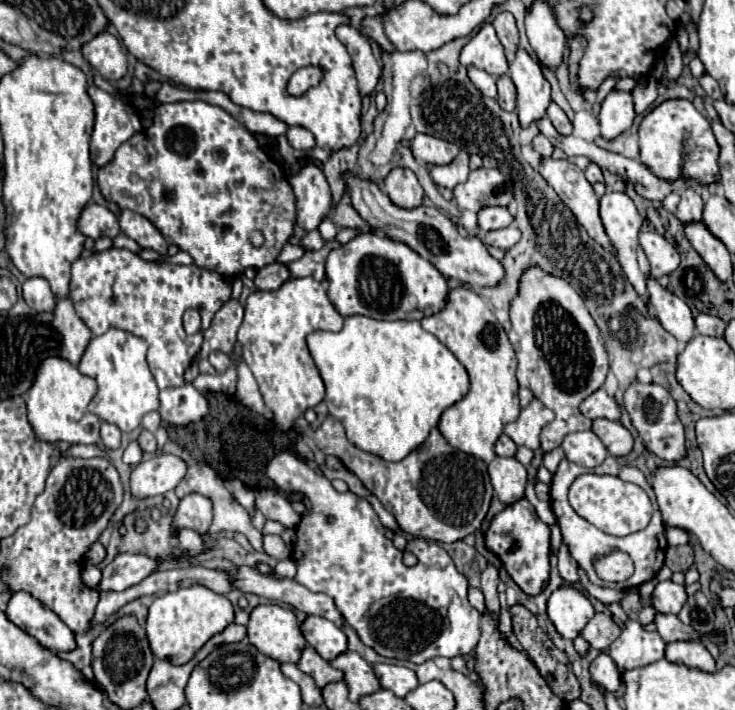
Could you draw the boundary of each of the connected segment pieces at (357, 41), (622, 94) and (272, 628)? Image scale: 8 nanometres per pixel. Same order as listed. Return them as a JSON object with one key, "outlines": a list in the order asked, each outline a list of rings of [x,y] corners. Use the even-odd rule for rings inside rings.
{"outlines":[[[[340,25],[336,29],[336,37],[344,43],[344,47],[348,49],[348,53],[352,57],[360,93],[362,95],[372,93],[378,79],[380,79],[380,65],[376,63],[376,59],[372,55],[372,47],[370,47],[368,37],[350,25]]],[[[612,89],[606,99],[602,101],[600,109],[600,127],[602,127],[602,137],[604,139],[614,139],[626,129],[632,127],[634,121],[634,97],[632,93],[626,91],[616,91]]],[[[258,605],[246,625],[248,641],[266,657],[278,663],[298,663],[306,645],[296,615],[278,605]]]]}

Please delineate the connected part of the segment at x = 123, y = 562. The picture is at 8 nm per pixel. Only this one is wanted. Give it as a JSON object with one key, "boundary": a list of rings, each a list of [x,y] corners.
{"boundary":[[[120,553],[114,557],[114,561],[110,565],[106,565],[102,569],[102,579],[96,585],[96,591],[98,593],[124,591],[124,589],[140,583],[144,577],[148,577],[156,565],[158,565],[158,561],[150,559],[146,555]]]}

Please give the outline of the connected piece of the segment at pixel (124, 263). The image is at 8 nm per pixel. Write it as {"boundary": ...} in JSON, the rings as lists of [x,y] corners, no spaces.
{"boundary":[[[106,249],[72,263],[70,299],[78,317],[90,327],[92,335],[102,335],[110,327],[128,331],[148,343],[148,365],[160,389],[184,385],[184,369],[196,357],[202,345],[202,331],[186,335],[182,315],[186,309],[196,309],[206,329],[214,313],[230,299],[232,283],[214,271],[196,265],[176,263],[146,263],[128,249]]]}

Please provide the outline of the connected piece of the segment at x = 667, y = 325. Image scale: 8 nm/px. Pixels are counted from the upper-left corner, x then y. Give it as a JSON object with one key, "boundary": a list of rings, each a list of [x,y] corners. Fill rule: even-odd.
{"boundary":[[[652,275],[646,277],[646,285],[650,311],[656,315],[660,325],[678,341],[688,343],[694,337],[694,319],[690,307],[672,291],[662,287]]]}

